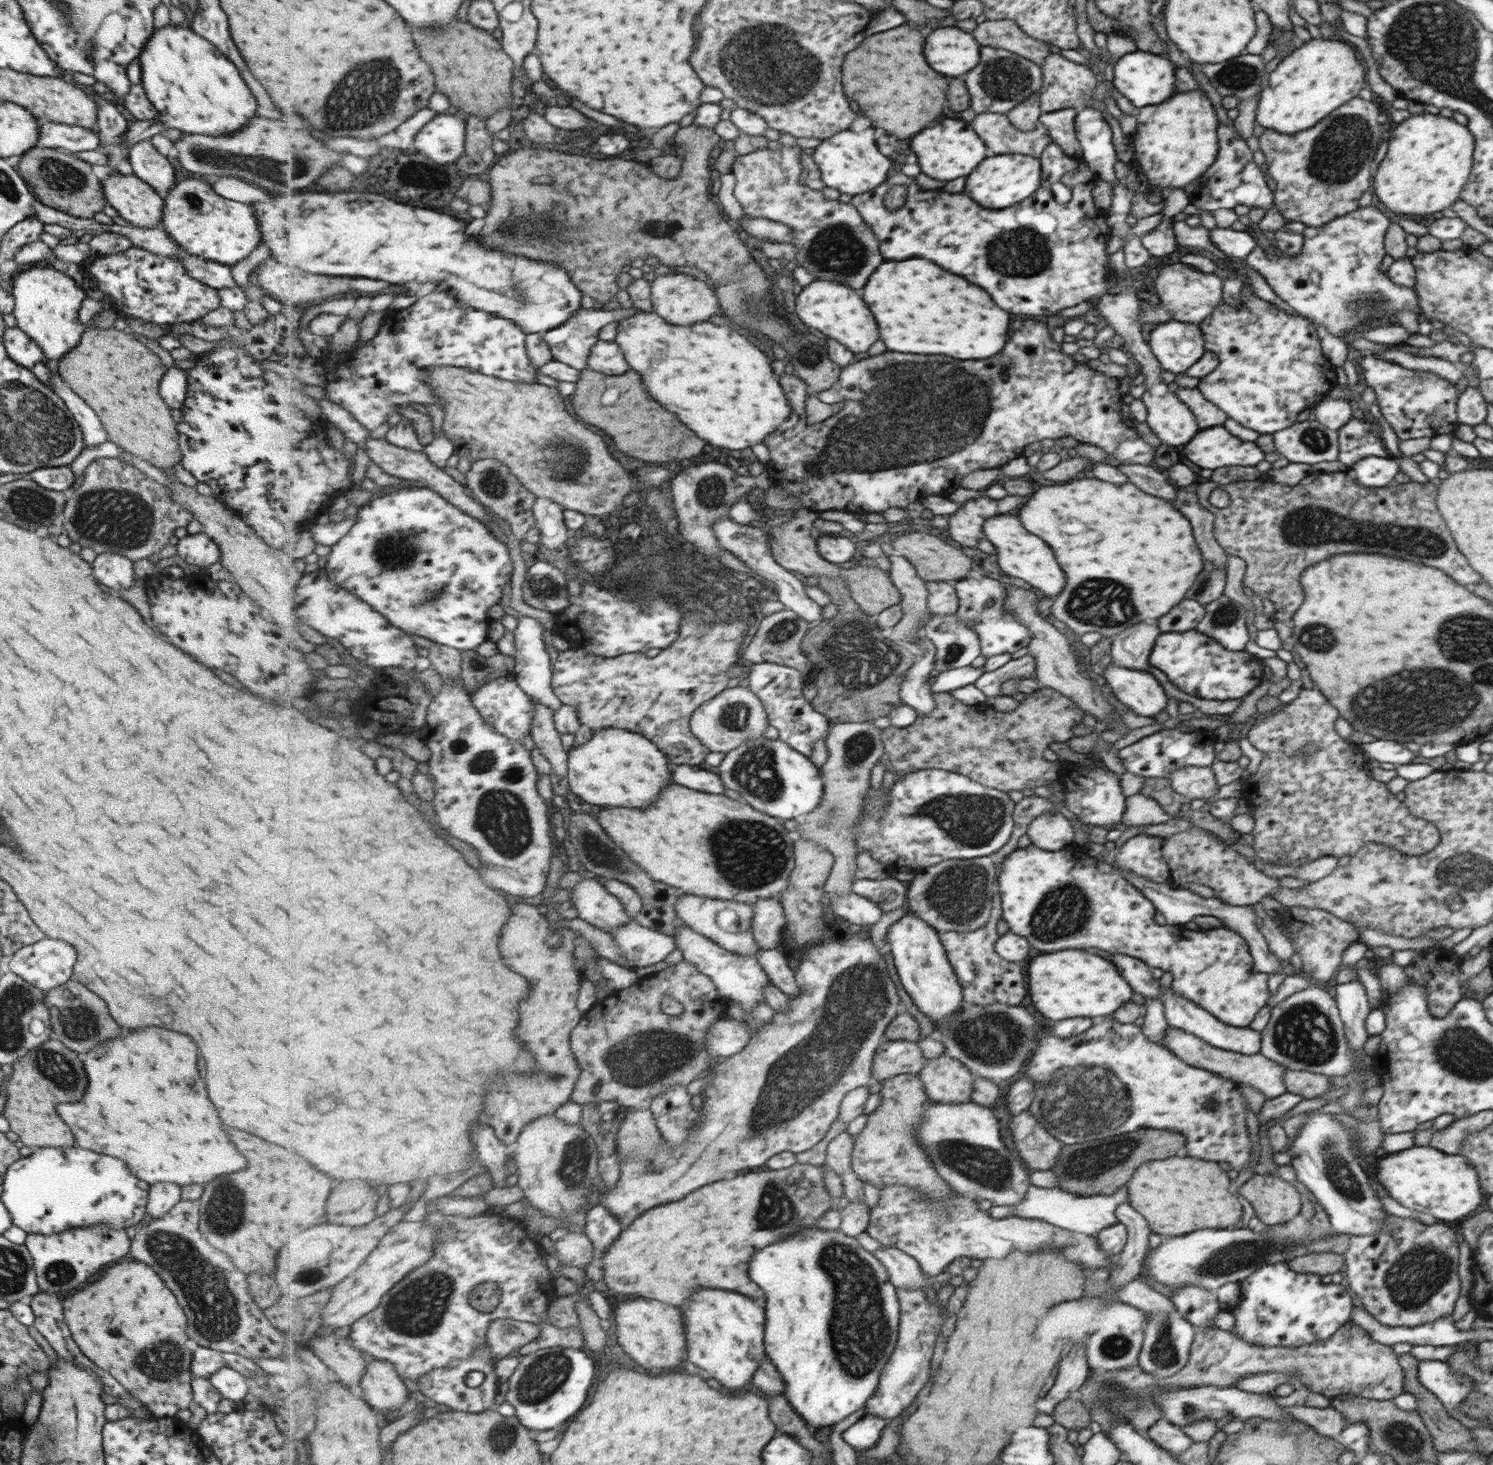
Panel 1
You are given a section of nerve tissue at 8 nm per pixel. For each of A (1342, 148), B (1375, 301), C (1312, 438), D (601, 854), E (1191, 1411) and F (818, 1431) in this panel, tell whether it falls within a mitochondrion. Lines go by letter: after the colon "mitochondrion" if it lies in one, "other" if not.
A: mitochondrion
B: mitochondrion
C: mitochondrion
D: mitochondrion
E: mitochondrion
F: other

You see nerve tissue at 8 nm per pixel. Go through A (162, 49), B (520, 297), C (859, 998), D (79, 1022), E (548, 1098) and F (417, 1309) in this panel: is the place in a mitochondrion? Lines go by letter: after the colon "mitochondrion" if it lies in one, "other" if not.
A: other
B: mitochondrion
C: mitochondrion
D: mitochondrion
E: other
F: mitochondrion

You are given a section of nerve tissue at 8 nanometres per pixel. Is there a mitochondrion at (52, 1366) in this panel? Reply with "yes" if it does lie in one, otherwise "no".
no

